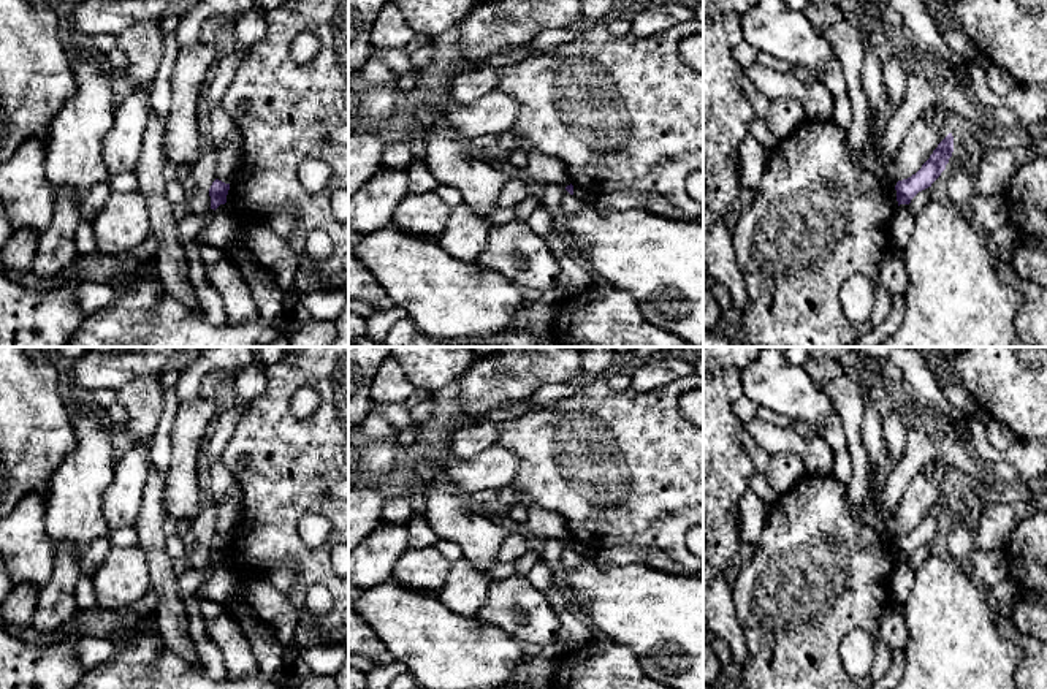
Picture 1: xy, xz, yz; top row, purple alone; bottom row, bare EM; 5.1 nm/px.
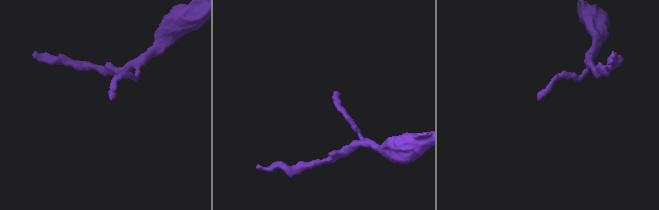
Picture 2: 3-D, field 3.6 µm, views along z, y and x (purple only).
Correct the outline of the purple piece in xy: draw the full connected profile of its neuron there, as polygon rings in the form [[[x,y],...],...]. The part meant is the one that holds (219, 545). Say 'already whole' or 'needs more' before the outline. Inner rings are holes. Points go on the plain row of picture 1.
already whole; [[[215,534],[209,543],[209,551],[211,551],[211,564],[217,564],[220,559],[227,558],[227,550],[230,545],[230,539],[225,539],[219,534]]]

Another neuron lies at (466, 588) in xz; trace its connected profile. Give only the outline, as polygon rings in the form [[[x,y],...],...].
[[[461,558],[451,562],[447,581],[437,596],[448,610],[466,618],[477,618],[488,597],[489,583],[488,575]]]

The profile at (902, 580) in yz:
[[[900,559],[890,575],[889,581],[889,602],[904,603],[914,586],[914,570],[908,559]]]

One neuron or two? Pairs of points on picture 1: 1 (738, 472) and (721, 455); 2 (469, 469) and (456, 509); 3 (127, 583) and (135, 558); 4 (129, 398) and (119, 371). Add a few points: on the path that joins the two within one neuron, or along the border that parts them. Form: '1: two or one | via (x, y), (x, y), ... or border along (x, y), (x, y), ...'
1: one | via (734, 468), (726, 460)
2: two | border along (437, 477), (444, 479), (466, 499)
3: one | via (127, 577), (130, 564)
4: two | border along (159, 374), (135, 377), (118, 390)

